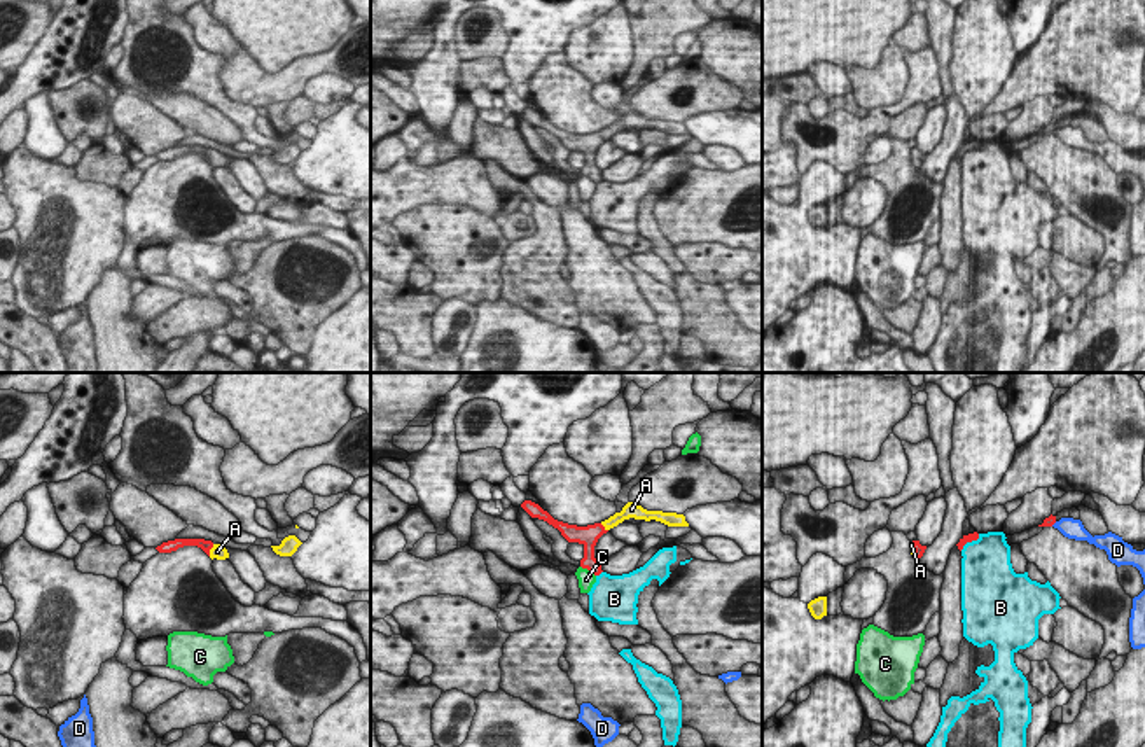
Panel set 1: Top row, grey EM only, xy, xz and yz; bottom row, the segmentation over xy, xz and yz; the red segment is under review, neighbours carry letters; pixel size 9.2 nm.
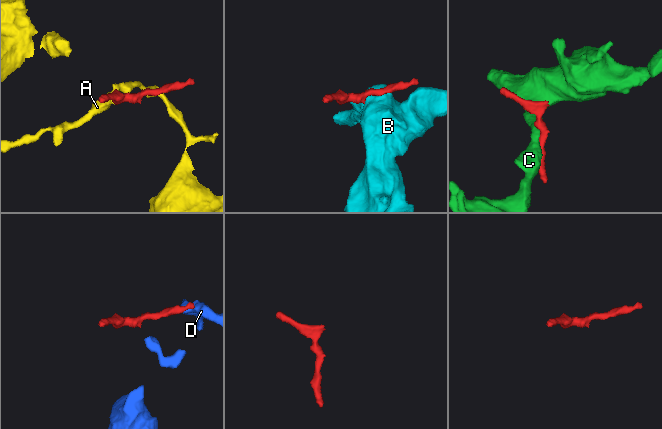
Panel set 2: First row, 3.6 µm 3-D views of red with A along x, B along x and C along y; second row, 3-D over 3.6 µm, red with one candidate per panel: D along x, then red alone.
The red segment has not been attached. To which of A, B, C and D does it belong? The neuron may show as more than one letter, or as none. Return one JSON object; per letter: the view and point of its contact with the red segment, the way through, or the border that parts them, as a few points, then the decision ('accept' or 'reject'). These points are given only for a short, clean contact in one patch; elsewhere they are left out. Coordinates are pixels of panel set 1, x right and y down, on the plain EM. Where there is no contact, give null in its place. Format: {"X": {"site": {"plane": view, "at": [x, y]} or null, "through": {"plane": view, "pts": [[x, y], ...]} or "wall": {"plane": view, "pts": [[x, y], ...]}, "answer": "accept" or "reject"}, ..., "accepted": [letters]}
{"A": {"site": {"plane": "xy", "at": [210, 156]}, "through": {"plane": "xy", "pts": [[205, 153], [210, 156], [217, 160]]}, "answer": "accept"}, "B": {"site": {"plane": "yz", "at": [971, 149]}, "answer": "reject"}, "C": {"site": {"plane": "xz", "at": [588, 177]}, "answer": "reject"}, "D": {"site": {"plane": "yz", "at": [1053, 132]}, "wall": {"plane": "yz", "pts": [[1056, 130], [1051, 133]]}, "answer": "reject"}, "accepted": ["A"]}

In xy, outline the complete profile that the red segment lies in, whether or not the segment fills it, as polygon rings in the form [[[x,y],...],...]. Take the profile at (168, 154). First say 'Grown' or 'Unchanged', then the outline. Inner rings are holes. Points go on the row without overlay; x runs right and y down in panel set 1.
Grown. [[[175,147],[175,149],[168,149],[168,150],[163,150],[161,154],[157,154],[156,157],[159,161],[171,161],[171,159],[177,159],[178,156],[184,156],[184,154],[198,154],[201,156],[212,168],[217,166],[217,168],[226,168],[229,166],[229,161],[224,154],[220,152],[213,152],[212,149],[205,149],[205,147]]]

